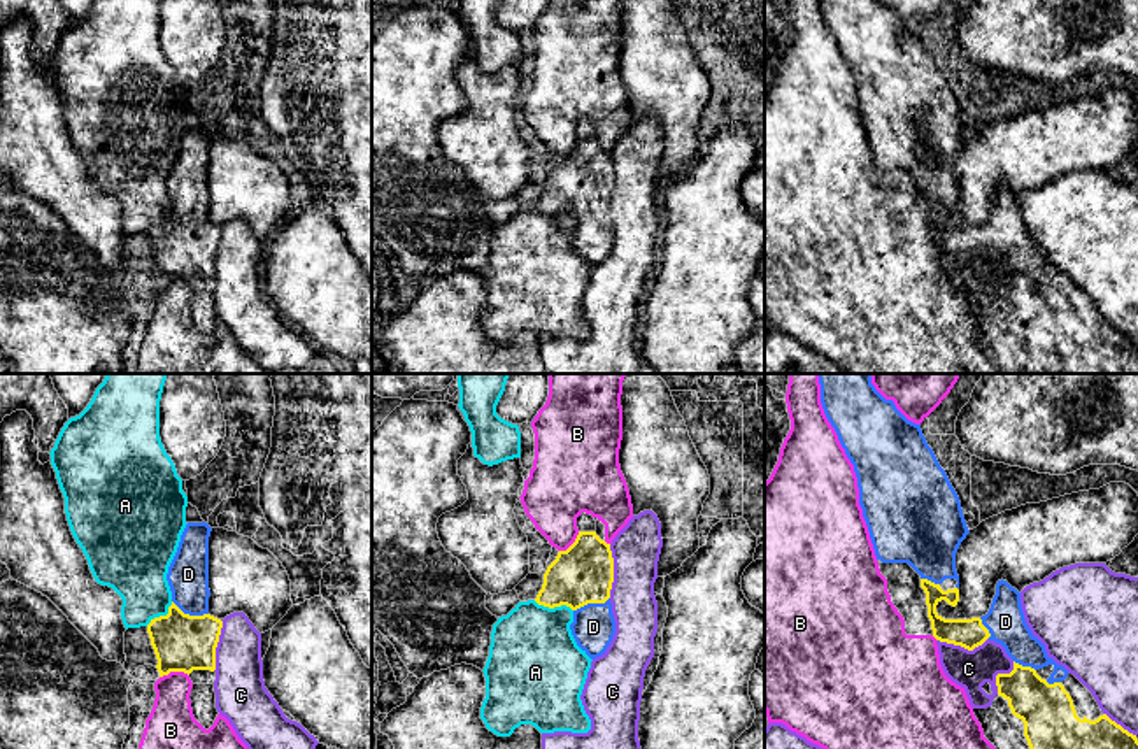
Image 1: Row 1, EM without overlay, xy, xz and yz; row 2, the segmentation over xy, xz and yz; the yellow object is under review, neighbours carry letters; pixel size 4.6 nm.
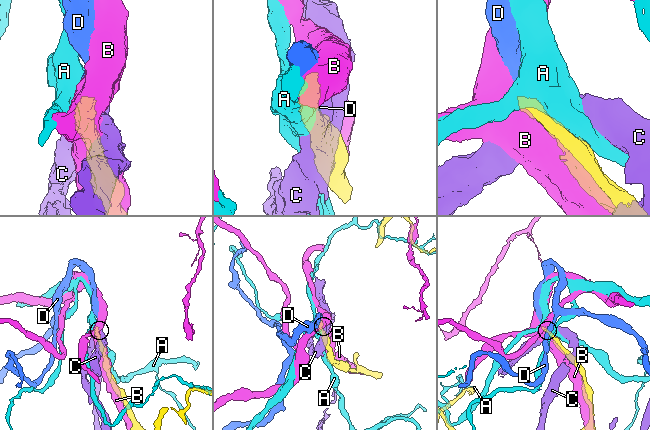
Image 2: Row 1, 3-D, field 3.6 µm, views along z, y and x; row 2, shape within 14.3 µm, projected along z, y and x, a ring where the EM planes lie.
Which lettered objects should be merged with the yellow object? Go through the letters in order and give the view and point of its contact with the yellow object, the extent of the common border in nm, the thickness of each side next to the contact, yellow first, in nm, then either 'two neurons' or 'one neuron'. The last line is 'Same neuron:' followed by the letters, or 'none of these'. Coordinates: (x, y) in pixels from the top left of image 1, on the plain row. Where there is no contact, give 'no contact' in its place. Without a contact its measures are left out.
A: xz (553, 214) | 190 nm | 280/420 nm | two neurons
B: xy (174, 278) | 140 nm | 260/220 nm | two neurons
C: xz (612, 178) | 240 nm | 280/220 nm | two neurons
D: xy (188, 221) | 180 nm | 260/190 nm | one neuron
Same neuron: D

